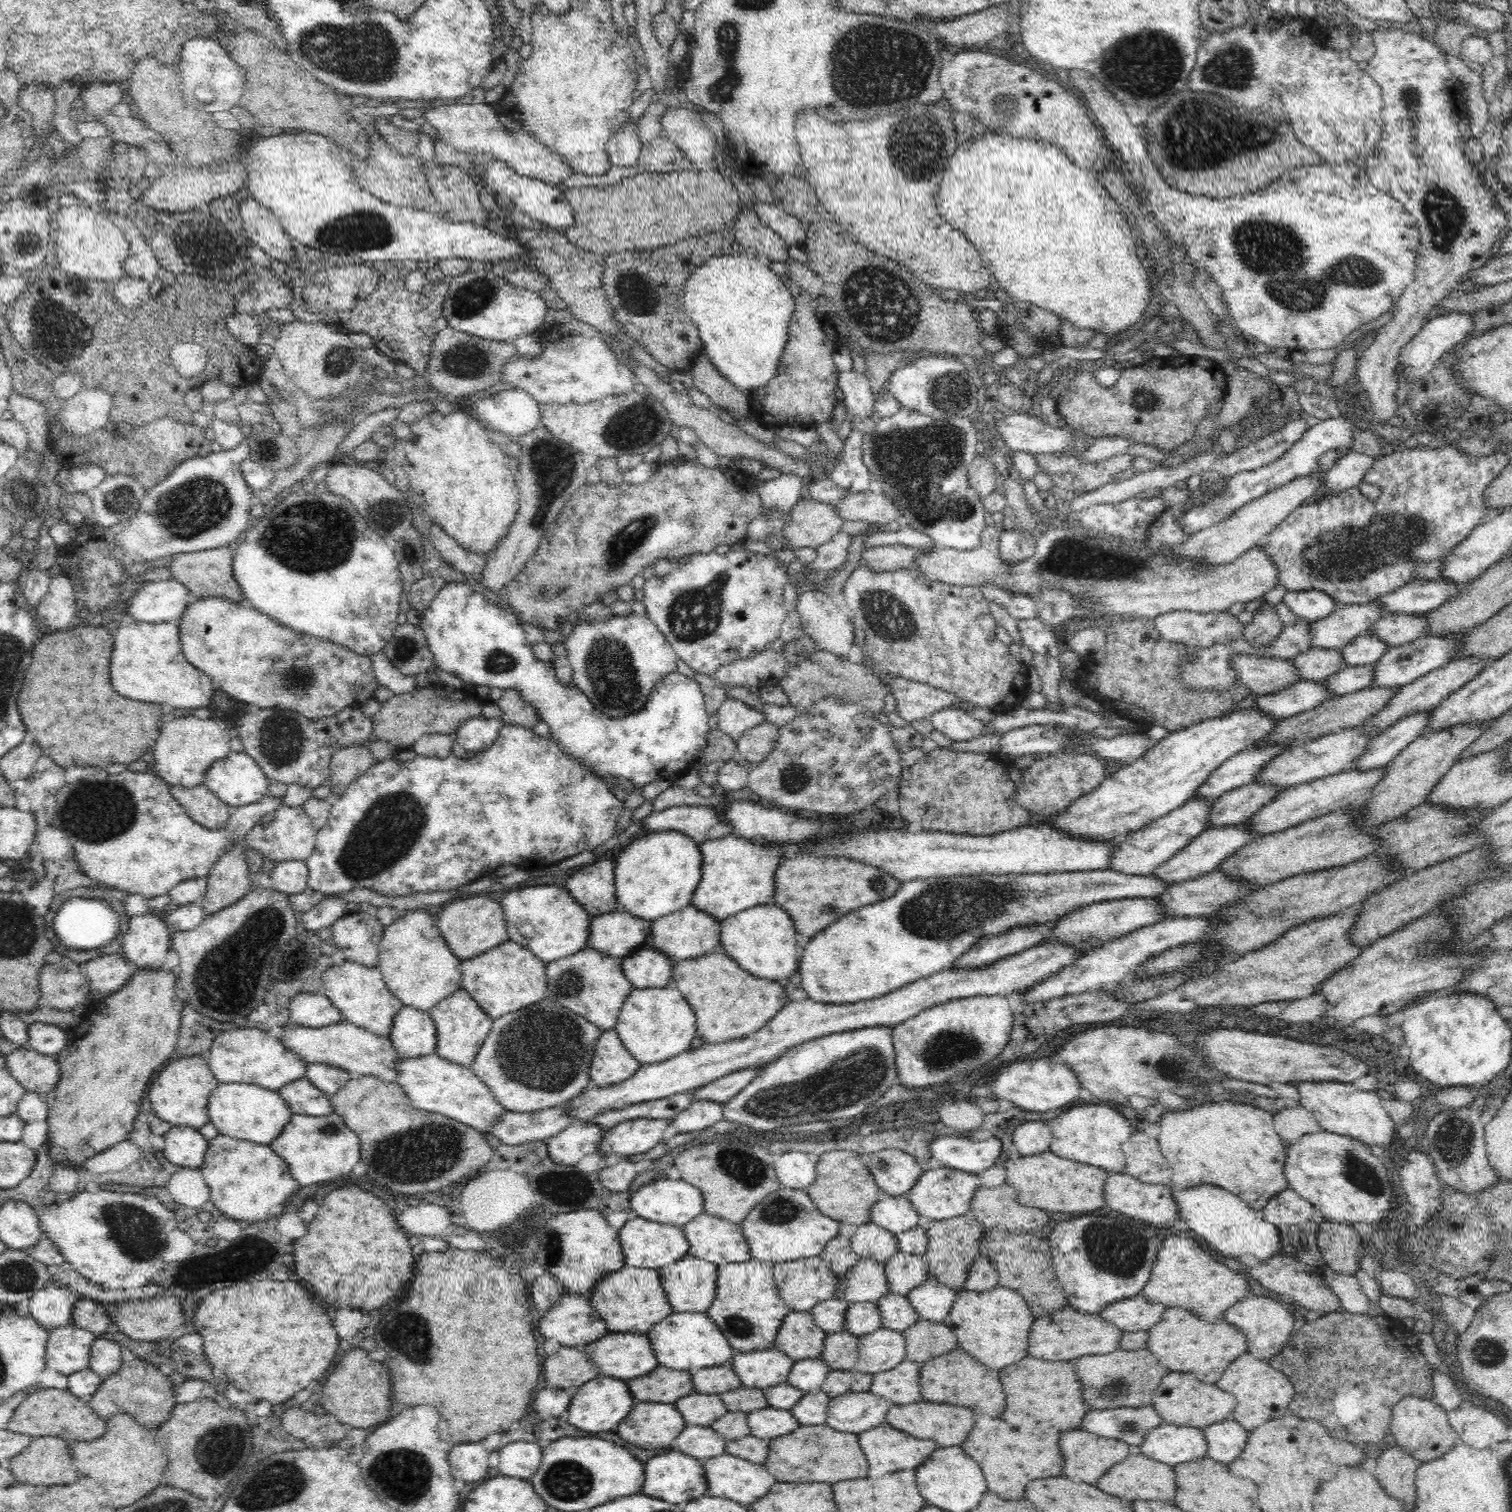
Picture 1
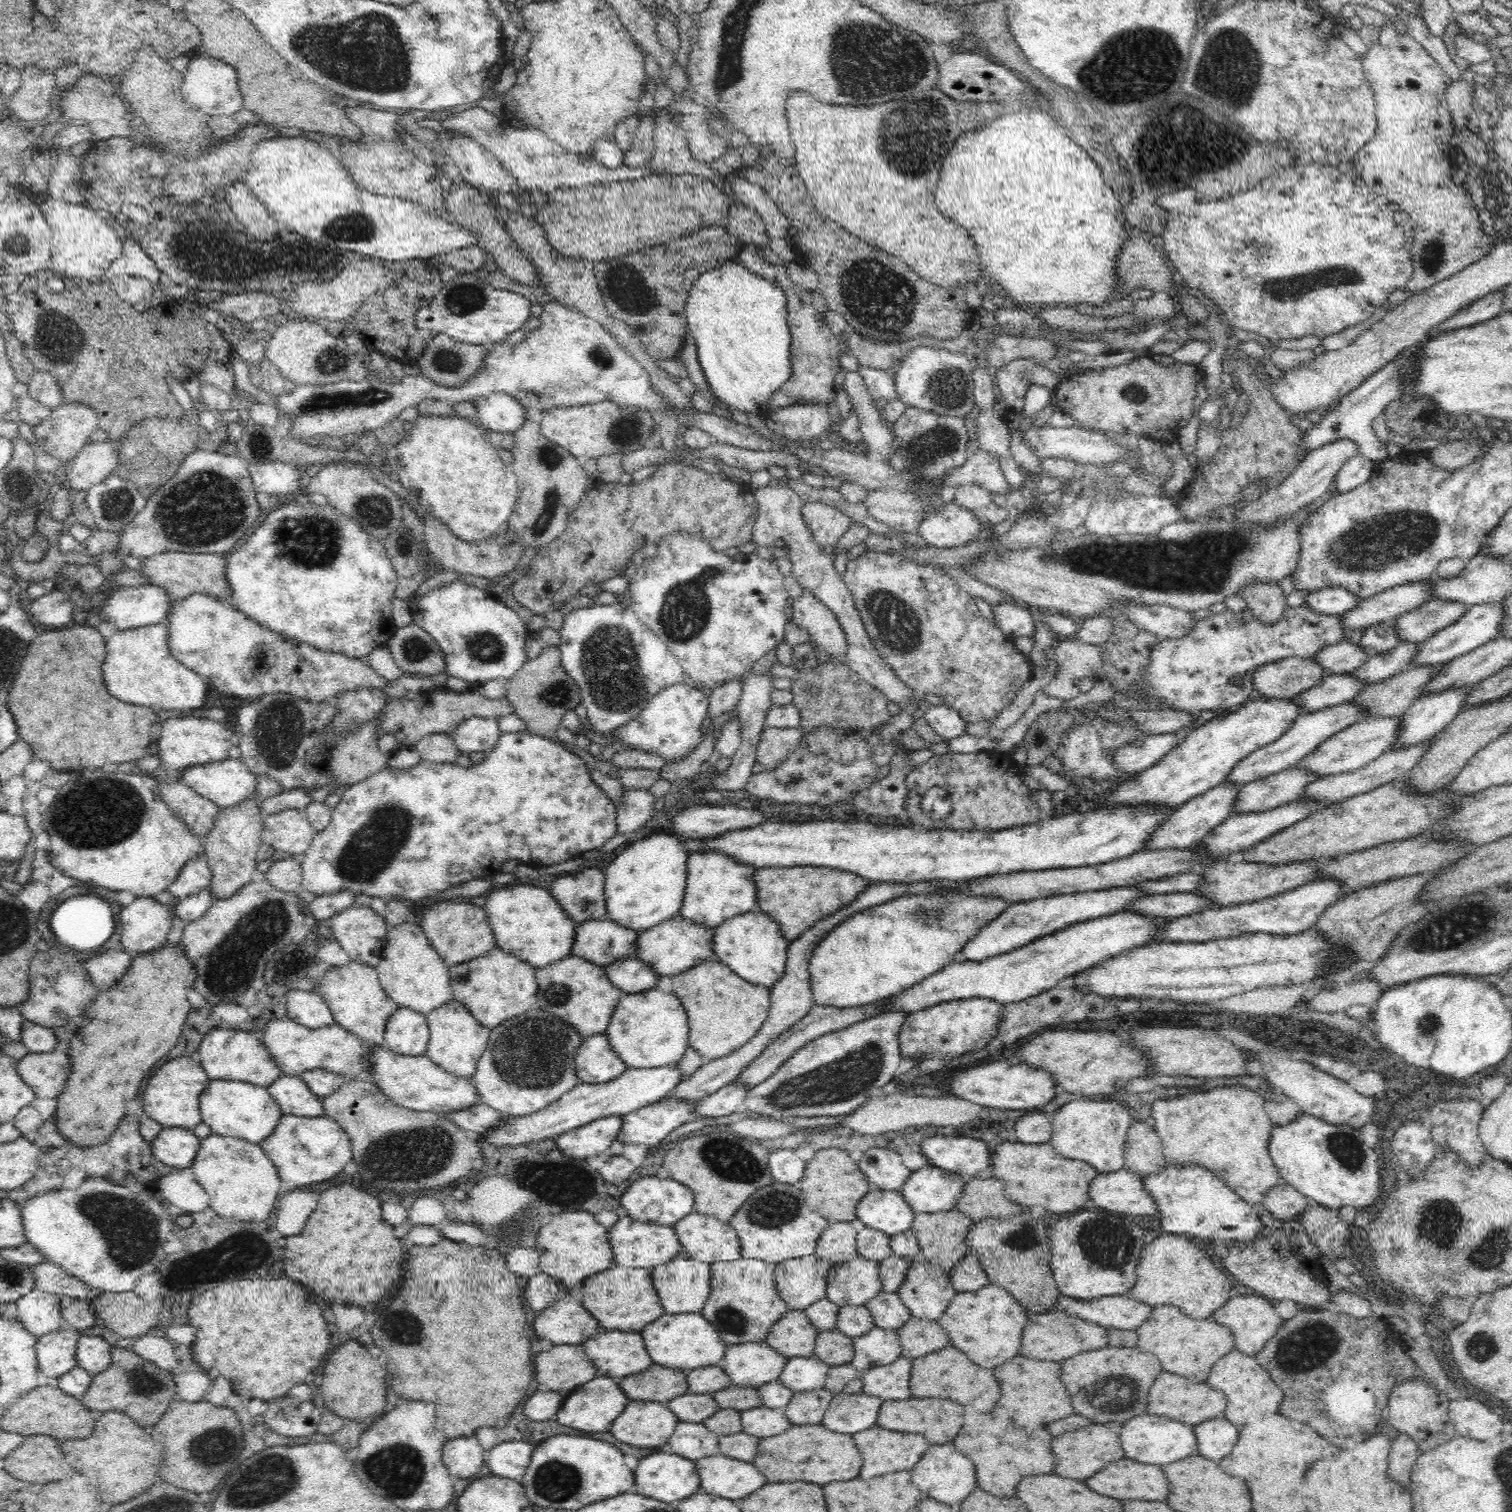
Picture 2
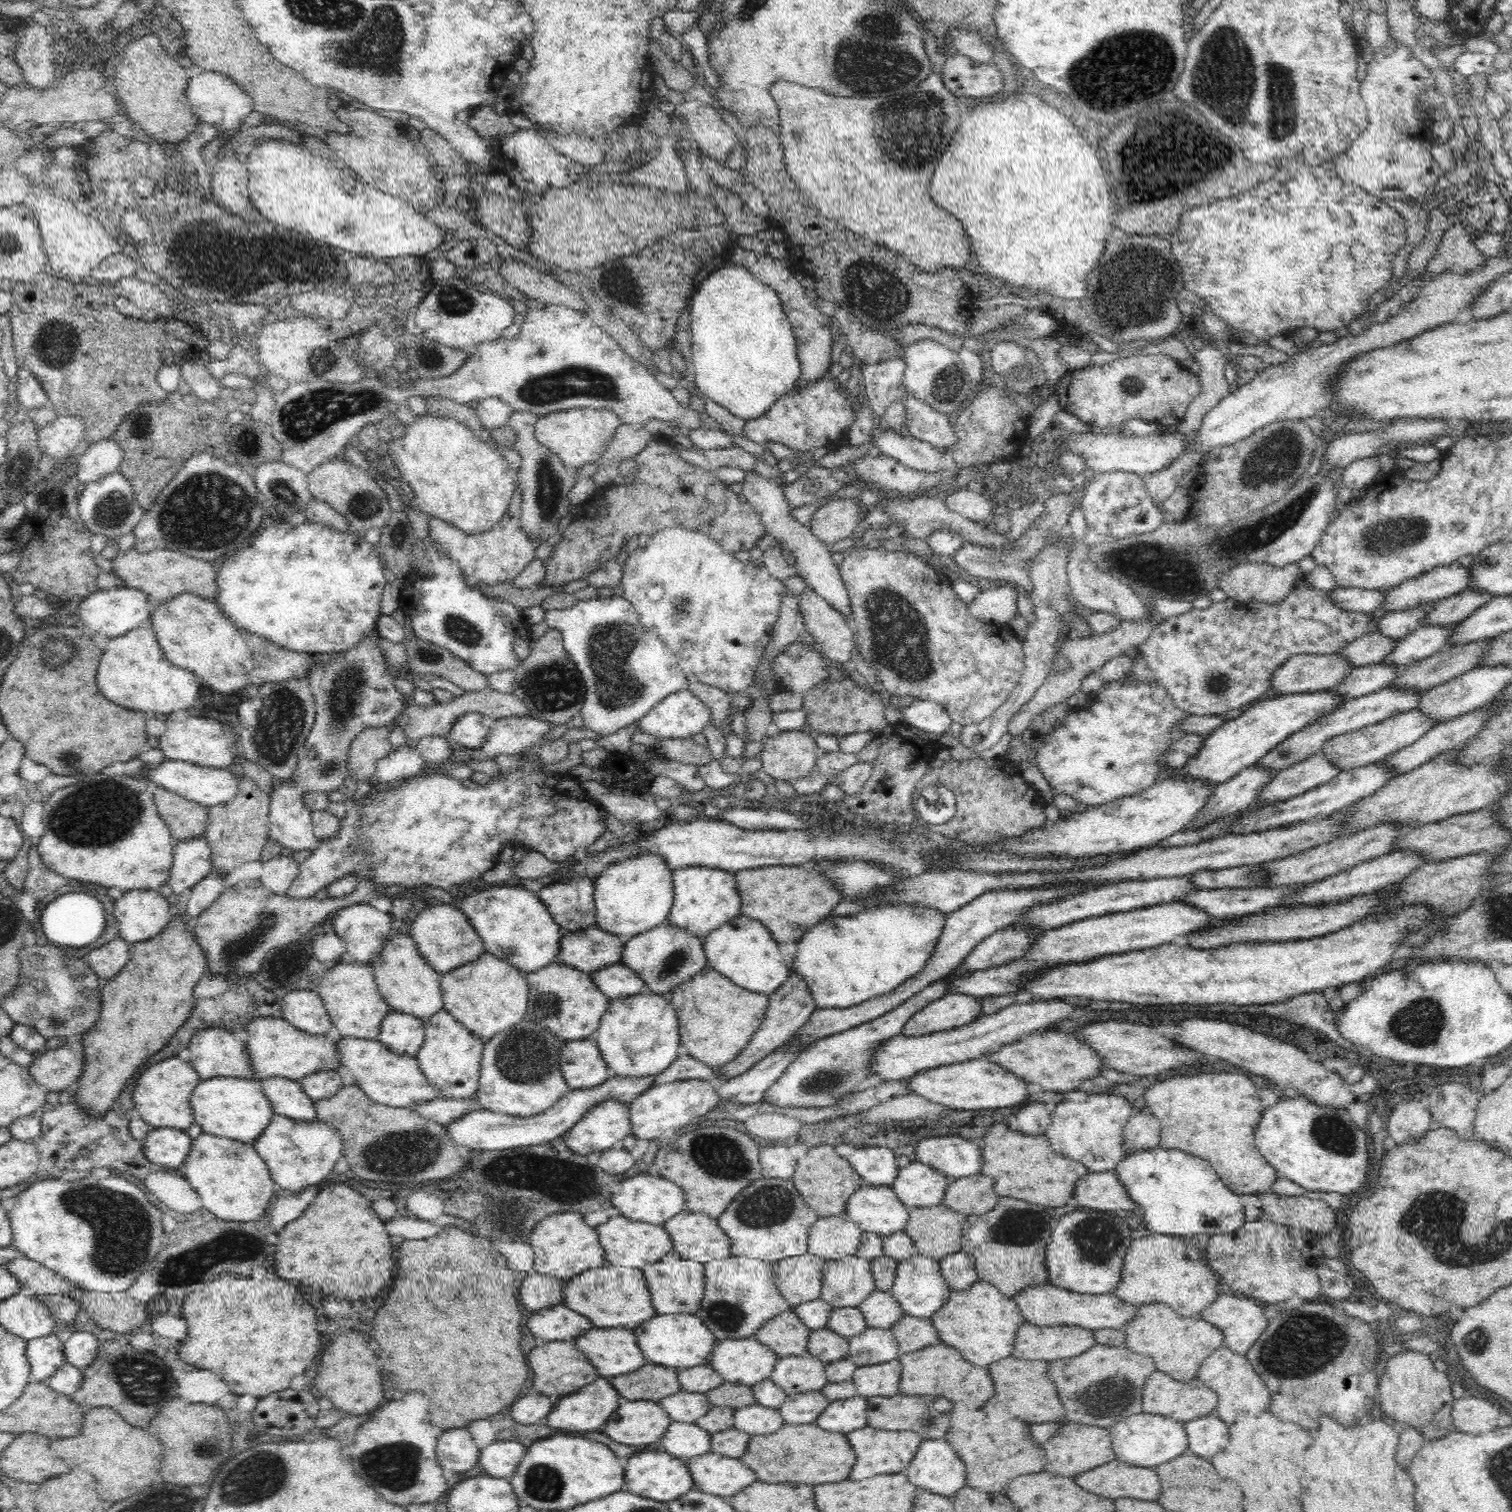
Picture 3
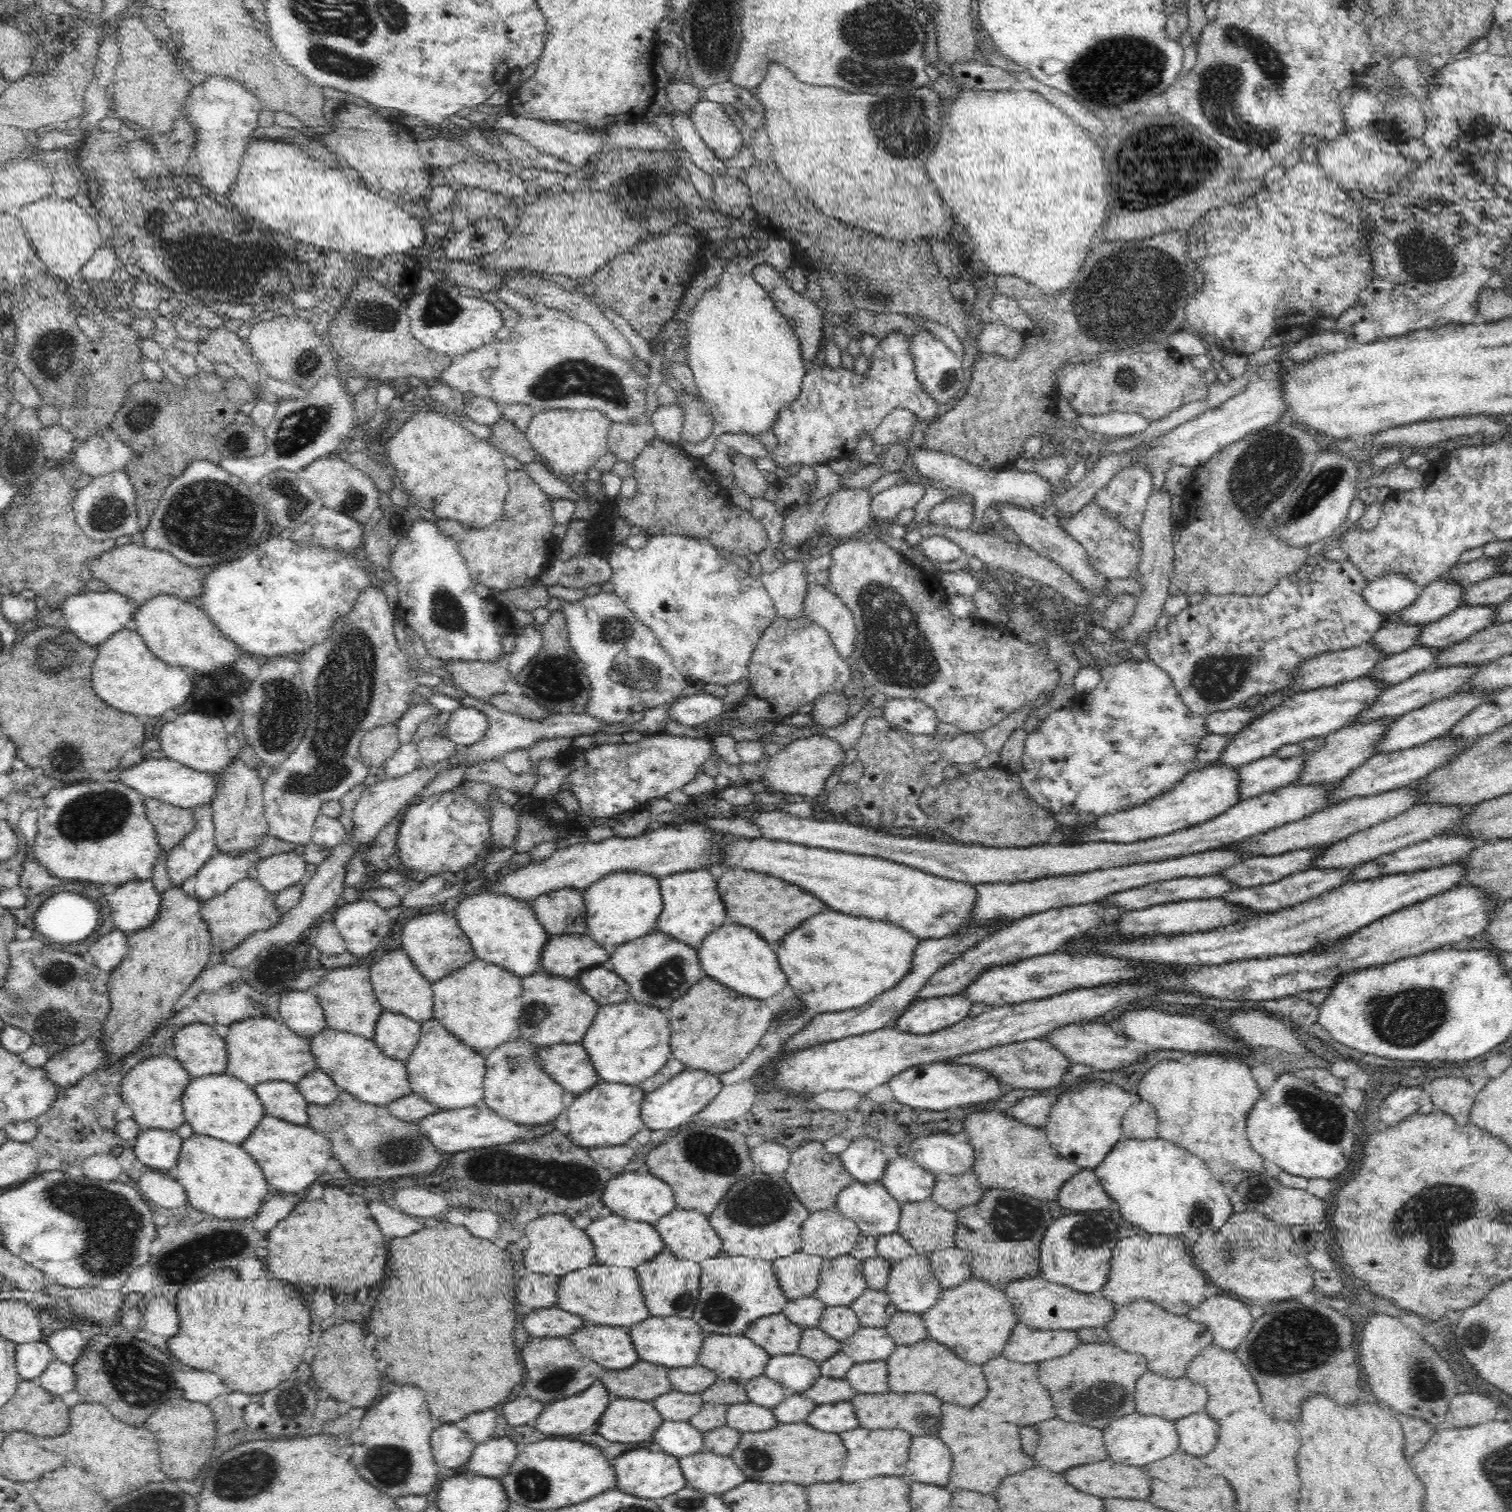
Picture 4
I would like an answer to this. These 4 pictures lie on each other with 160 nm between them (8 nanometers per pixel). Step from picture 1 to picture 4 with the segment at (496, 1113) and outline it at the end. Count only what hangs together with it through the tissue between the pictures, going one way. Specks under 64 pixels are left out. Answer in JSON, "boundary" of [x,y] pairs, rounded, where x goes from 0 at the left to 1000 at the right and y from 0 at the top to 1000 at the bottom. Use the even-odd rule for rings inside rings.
{"boundary":[[[216,679],[204,687],[204,694],[210,706],[215,709],[225,722],[231,722],[239,729],[255,731],[272,723],[269,702],[257,700],[247,687]]]}

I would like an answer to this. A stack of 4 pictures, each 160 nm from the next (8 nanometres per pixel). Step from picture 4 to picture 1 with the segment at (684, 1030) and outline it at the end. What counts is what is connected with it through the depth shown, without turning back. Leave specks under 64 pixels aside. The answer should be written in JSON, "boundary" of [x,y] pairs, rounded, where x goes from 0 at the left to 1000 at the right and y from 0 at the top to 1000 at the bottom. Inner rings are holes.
{"boundary":[[[470,630],[462,634],[448,635],[445,639],[445,651],[460,671],[461,682],[466,690],[489,688],[507,679],[522,663],[515,649],[500,647],[479,630]]]}

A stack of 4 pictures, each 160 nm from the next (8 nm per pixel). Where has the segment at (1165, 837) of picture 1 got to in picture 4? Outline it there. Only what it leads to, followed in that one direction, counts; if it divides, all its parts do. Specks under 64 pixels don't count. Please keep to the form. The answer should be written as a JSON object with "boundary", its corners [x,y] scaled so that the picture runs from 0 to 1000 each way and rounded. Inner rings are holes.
{"boundary":[[[843,499],[820,507],[818,509],[820,529],[833,526],[856,518],[862,510],[862,503],[862,499],[848,501]]]}

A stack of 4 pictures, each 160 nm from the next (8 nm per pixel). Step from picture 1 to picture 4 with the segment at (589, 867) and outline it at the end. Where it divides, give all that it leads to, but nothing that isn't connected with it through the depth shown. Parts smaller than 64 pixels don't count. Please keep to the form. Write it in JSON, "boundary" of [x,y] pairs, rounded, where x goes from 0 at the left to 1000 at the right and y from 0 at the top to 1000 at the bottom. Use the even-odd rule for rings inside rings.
{"boundary":[[[372,587],[352,595],[354,607],[364,620],[372,618],[390,618],[387,611],[386,589]]]}

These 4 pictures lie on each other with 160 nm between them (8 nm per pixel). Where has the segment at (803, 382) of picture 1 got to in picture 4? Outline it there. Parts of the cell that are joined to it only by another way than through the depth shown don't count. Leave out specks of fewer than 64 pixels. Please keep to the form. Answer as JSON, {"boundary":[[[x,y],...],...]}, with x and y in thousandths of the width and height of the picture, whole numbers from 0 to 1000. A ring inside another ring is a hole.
{"boundary":[[[505,174],[501,175],[497,181],[500,187],[503,188],[503,189],[508,193],[514,205],[516,206],[523,214],[524,219],[528,224],[531,238],[536,238],[537,239],[537,238],[539,237],[540,233],[541,233],[542,225],[544,225],[544,210],[546,206],[541,204],[540,200],[533,197],[533,196],[530,196],[530,194],[528,194],[528,193],[525,193],[523,187],[519,183],[517,179],[514,179],[513,177],[511,177],[511,175]]]}

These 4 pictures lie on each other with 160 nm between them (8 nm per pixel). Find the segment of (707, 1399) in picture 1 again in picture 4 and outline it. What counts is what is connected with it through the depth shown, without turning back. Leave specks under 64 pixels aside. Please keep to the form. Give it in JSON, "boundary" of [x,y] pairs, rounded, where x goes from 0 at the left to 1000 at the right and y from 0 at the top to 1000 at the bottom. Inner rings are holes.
{"boundary":[[[444,919],[435,923],[431,928],[439,940],[455,940],[456,938],[463,934],[463,931],[466,927],[464,921],[455,922]]]}

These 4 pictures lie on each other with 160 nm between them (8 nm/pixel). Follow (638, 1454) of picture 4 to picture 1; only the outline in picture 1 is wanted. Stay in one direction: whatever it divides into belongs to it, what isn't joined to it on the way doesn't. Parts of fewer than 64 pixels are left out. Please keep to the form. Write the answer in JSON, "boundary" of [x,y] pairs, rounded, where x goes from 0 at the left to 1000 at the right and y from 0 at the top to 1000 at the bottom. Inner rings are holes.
{"boundary":[[[442,960],[433,963],[427,967],[427,979],[425,981],[427,989],[434,989],[443,995],[453,995],[455,993],[463,991],[468,987],[468,978],[465,968],[458,963],[450,960]]]}

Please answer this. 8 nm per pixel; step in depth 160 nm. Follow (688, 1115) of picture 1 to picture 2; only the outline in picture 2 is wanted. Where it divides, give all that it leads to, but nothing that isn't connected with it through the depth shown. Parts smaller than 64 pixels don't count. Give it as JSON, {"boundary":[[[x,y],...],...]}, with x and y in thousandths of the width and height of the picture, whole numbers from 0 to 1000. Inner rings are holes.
{"boundary":[[[485,716],[479,718],[472,724],[461,729],[461,734],[458,737],[458,740],[462,739],[476,739],[490,734],[491,729],[493,728],[496,720],[492,716]]]}

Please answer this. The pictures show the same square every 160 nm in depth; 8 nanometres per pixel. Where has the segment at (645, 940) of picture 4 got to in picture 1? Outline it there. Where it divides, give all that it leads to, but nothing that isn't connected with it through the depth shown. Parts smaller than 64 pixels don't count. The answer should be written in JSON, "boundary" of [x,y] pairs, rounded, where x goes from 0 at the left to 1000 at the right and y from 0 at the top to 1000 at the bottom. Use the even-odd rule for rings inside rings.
{"boundary":[[[456,598],[450,603],[433,608],[428,626],[438,630],[442,634],[447,636],[455,635],[455,634],[462,634],[462,632],[472,630],[472,627],[476,624],[476,618],[477,609]]]}

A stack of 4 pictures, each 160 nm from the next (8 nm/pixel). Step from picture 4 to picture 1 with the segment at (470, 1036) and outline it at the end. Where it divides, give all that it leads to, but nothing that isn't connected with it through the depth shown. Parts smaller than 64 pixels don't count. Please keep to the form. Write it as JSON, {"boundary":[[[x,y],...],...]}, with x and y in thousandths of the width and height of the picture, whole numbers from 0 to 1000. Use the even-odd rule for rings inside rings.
{"boundary":[[[336,622],[320,631],[305,635],[305,653],[327,675],[336,669],[356,663],[362,659],[361,641],[362,637],[354,634],[353,630]]]}

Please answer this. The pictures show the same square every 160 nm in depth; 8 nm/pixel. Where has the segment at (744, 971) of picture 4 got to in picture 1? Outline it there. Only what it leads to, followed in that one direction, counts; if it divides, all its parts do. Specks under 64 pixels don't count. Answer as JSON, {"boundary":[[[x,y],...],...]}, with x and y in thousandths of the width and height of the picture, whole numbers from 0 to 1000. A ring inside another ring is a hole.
{"boundary":[[[509,597],[494,601],[477,609],[476,623],[479,630],[497,646],[515,649],[521,647],[528,642],[526,616],[525,610],[520,602]]]}

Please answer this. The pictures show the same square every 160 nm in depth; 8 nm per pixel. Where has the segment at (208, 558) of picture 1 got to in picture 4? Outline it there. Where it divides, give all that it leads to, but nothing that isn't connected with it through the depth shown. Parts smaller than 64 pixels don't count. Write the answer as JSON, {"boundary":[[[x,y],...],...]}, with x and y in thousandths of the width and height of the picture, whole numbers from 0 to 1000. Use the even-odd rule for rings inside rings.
{"boundary":[[[93,359],[75,362],[69,364],[65,368],[60,370],[56,374],[60,377],[63,384],[70,386],[70,390],[84,394],[91,401],[106,392],[129,397],[134,391],[134,381],[130,378],[130,375],[122,373],[112,365],[101,364]]]}

